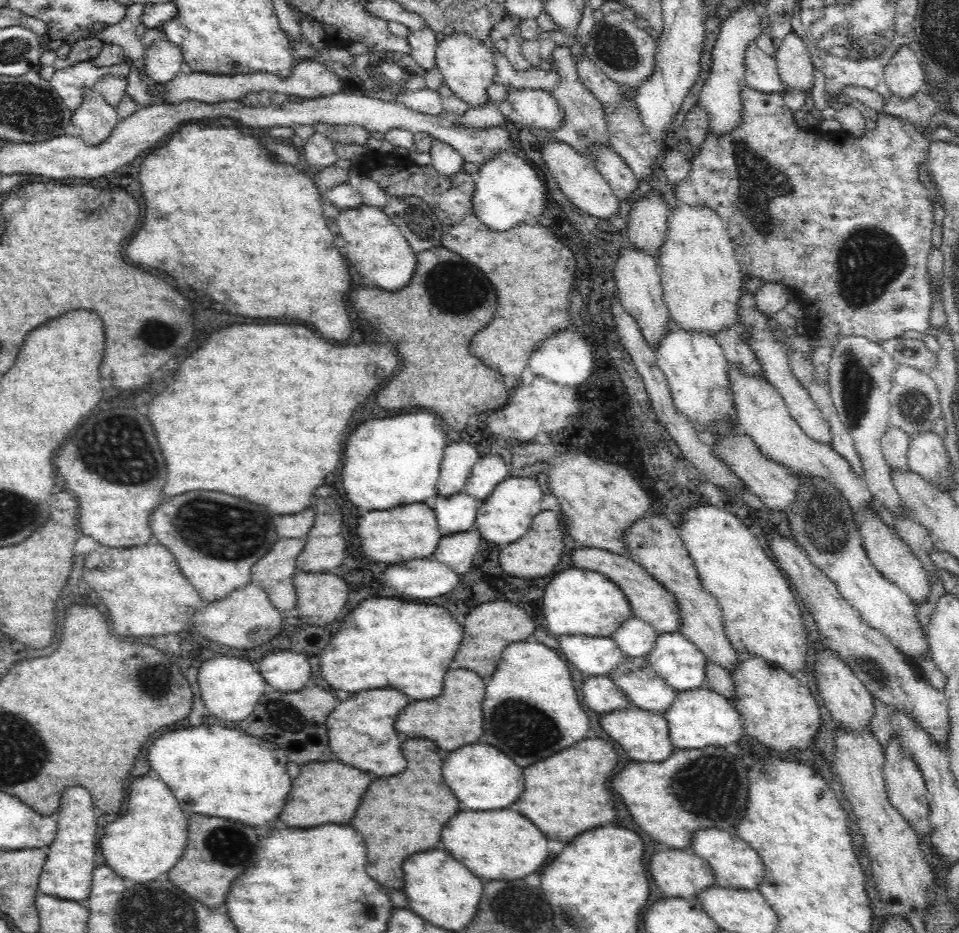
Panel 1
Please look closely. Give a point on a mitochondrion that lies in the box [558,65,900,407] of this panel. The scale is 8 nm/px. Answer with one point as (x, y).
(760, 181)

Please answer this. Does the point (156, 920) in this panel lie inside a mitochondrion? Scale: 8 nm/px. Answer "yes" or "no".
yes

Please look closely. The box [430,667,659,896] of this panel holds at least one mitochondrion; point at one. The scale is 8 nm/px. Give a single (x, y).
(507, 721)

